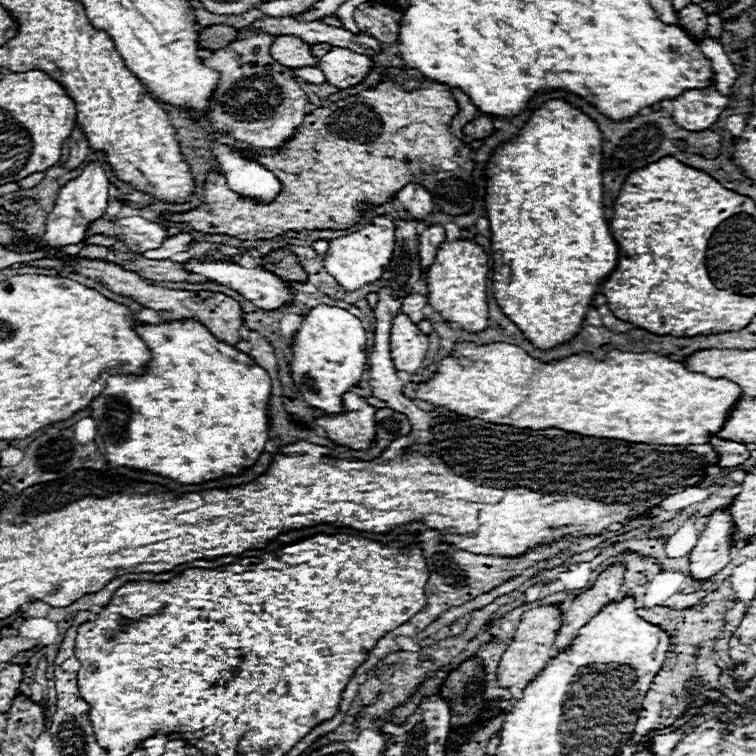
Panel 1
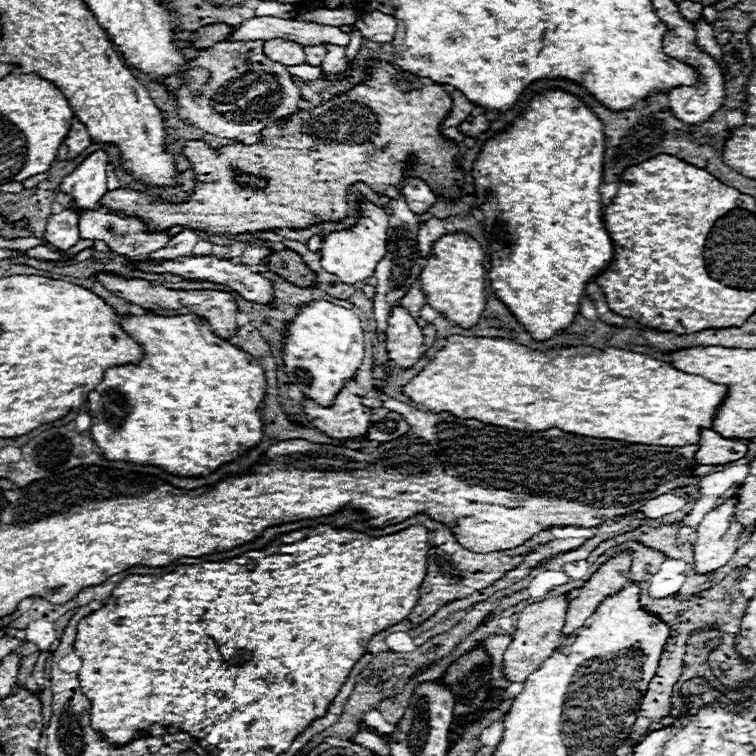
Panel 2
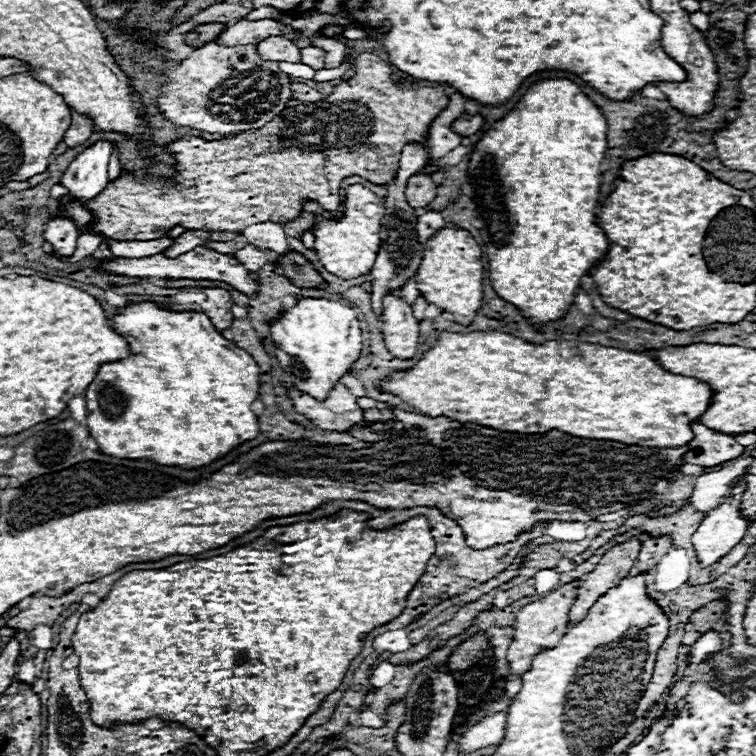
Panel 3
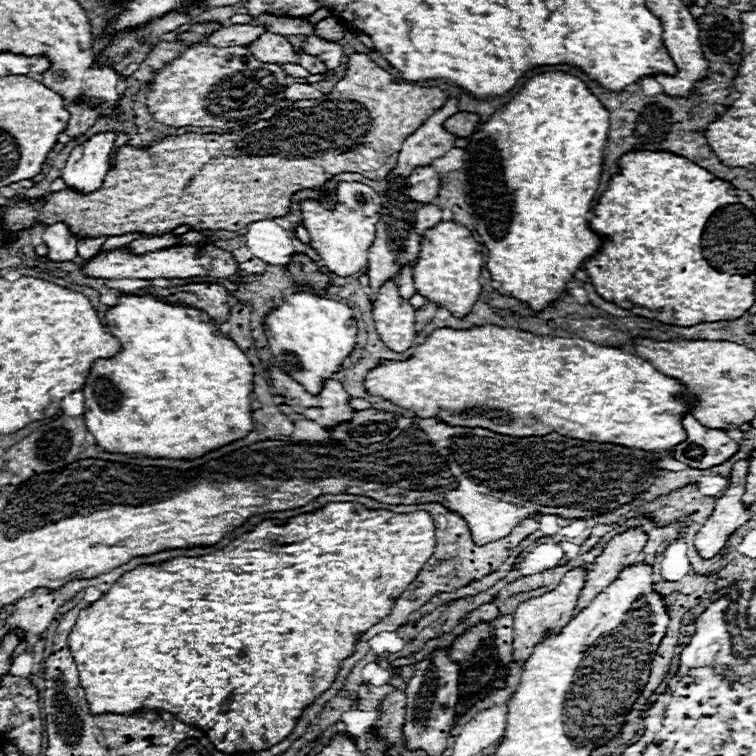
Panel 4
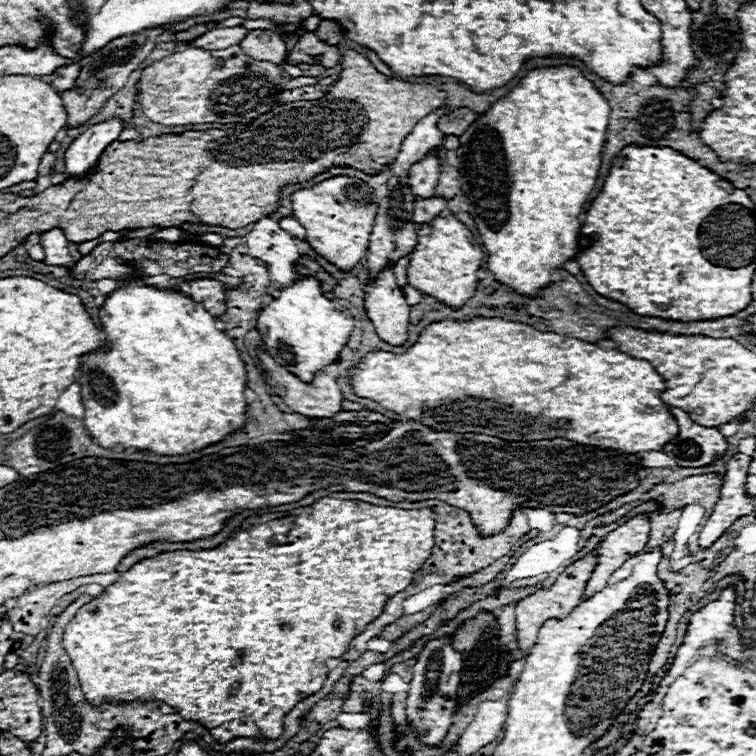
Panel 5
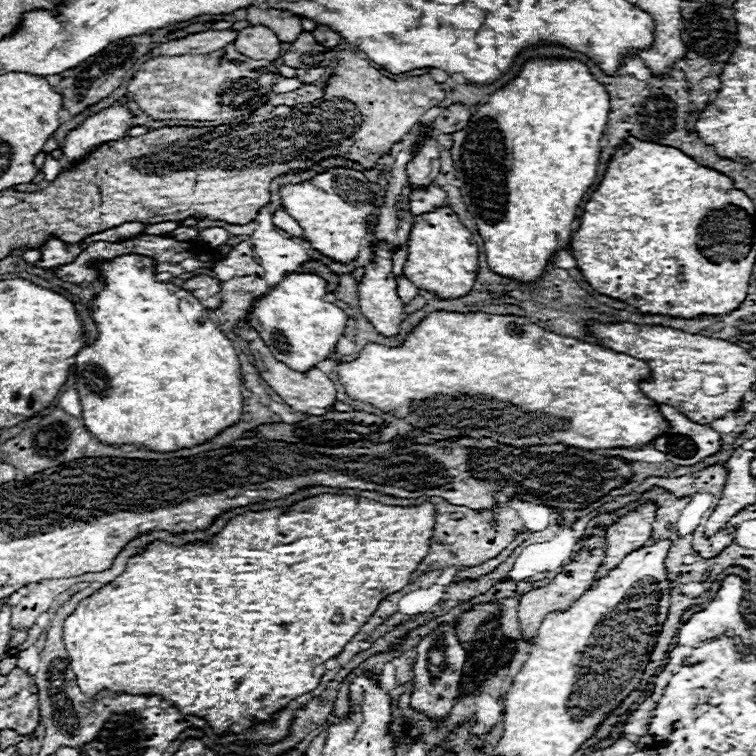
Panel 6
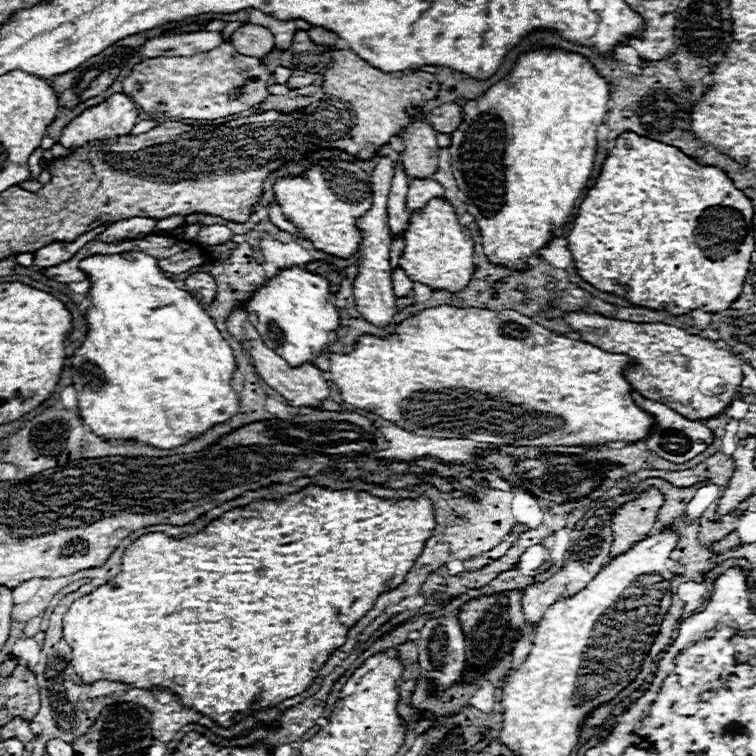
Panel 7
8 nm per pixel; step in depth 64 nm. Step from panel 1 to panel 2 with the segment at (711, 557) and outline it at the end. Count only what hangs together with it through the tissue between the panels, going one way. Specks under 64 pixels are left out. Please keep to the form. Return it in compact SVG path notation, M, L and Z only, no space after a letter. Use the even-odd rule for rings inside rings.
M738 494L708 512L698 524L694 542L696 572L708 574L724 566L738 548L738 538L744 532L744 526L734 518L736 502Z

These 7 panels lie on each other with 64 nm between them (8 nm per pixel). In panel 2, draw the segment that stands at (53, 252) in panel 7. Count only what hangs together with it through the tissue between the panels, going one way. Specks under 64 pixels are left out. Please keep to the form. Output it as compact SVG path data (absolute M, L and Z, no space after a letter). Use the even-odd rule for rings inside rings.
M62 210L60 214L52 214L46 224L44 242L56 246L66 252L80 240L78 232L78 216L74 210Z

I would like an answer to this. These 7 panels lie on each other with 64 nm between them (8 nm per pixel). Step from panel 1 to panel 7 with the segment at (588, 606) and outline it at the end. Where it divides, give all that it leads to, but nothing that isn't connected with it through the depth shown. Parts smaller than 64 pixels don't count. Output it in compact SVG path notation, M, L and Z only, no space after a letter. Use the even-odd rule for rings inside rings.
M650 488L640 492L638 498L626 502L622 508L616 510L612 524L614 542L610 558L626 552L634 542L652 534L662 504L664 504L664 494L658 488Z

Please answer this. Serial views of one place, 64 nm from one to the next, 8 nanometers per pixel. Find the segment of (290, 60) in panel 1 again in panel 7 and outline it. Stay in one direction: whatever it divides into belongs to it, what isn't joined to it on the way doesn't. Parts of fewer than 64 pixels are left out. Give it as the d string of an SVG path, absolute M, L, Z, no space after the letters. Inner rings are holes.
M246 22L232 34L230 44L234 44L234 48L246 56L264 58L274 50L274 36L268 28Z

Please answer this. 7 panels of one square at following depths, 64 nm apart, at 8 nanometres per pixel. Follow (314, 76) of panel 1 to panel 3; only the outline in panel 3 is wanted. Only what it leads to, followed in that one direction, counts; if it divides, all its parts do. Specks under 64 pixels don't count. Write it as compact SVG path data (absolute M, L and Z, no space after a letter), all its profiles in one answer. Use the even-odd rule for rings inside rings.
M288 62L288 64L280 64L280 68L284 72L288 72L288 76L292 76L292 78L308 78L310 80L316 74L316 70L312 70L306 64L292 64L292 62Z

